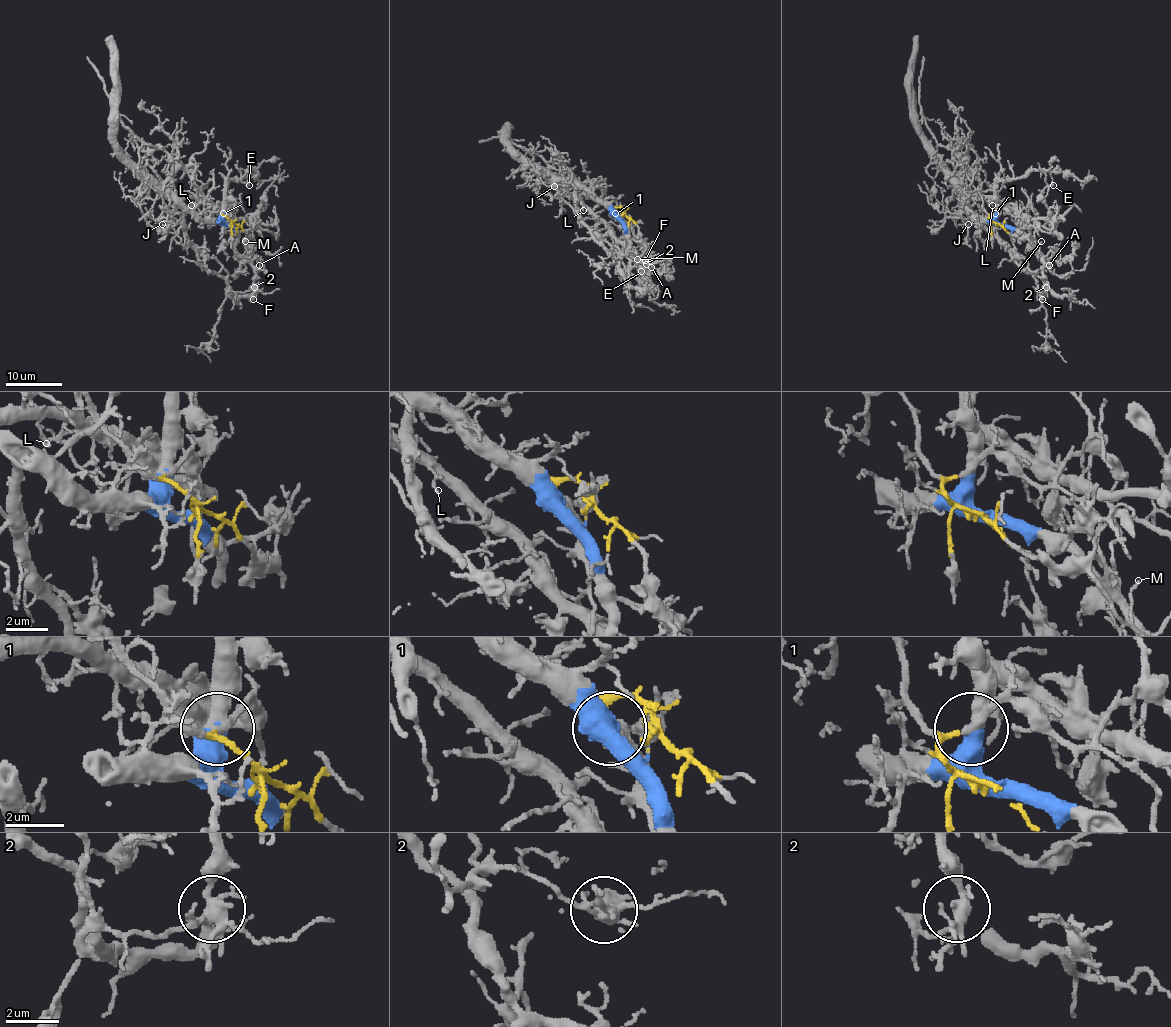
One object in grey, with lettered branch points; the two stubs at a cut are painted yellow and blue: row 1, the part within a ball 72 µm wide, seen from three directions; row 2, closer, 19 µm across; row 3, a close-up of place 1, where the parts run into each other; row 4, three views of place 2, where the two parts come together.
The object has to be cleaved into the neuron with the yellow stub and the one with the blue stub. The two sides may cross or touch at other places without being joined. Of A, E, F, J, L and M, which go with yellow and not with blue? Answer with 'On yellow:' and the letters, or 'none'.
On yellow: M

